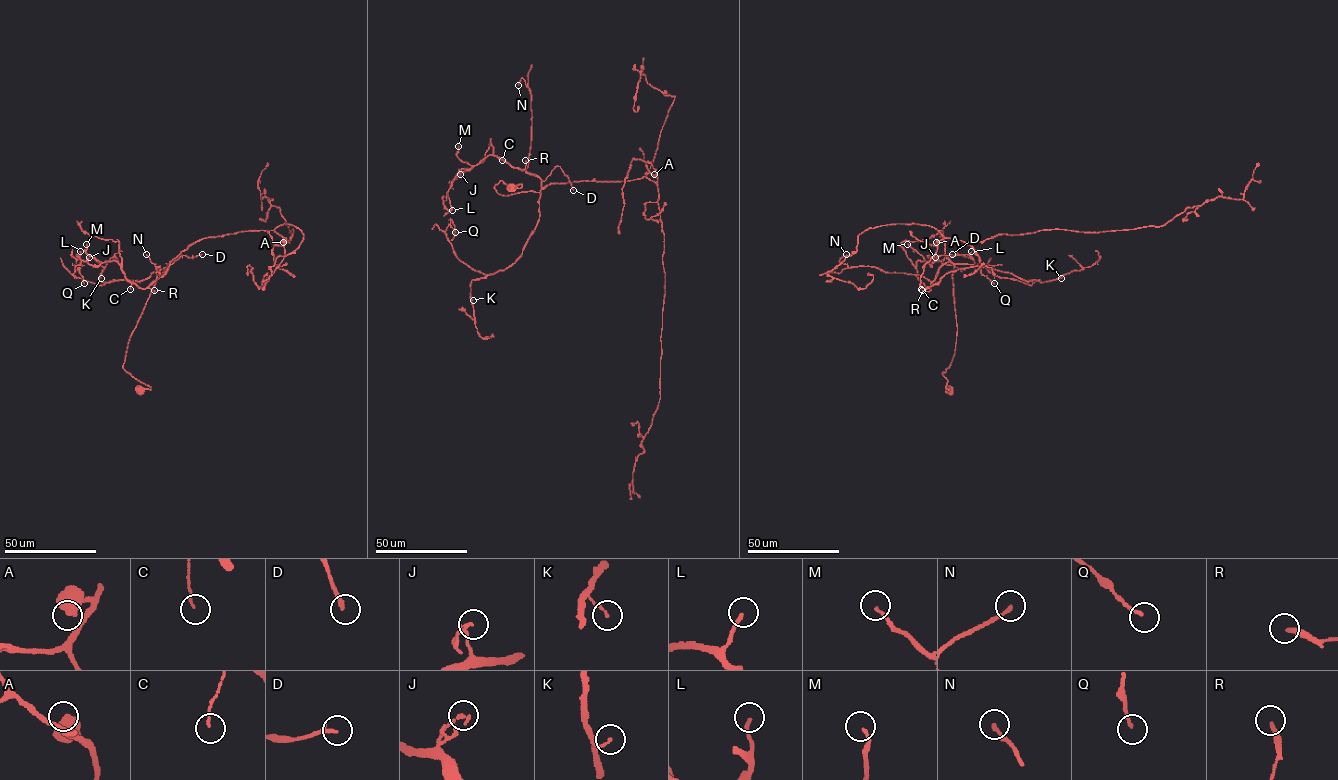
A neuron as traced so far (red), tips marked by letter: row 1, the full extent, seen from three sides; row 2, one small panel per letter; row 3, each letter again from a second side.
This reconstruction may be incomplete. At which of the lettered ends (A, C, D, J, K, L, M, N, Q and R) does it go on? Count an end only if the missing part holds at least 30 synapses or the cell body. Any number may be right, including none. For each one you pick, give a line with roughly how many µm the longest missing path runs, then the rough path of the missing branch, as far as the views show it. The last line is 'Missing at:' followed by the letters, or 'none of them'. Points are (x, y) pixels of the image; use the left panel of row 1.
Missing at: none of them

